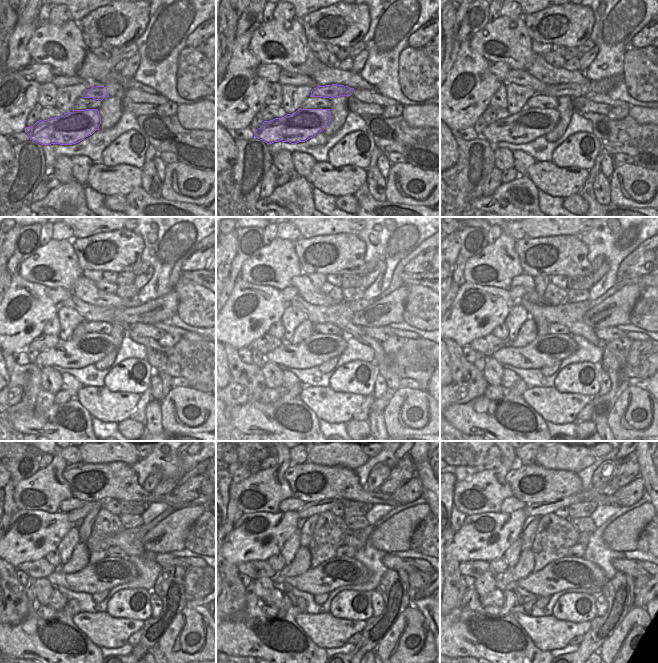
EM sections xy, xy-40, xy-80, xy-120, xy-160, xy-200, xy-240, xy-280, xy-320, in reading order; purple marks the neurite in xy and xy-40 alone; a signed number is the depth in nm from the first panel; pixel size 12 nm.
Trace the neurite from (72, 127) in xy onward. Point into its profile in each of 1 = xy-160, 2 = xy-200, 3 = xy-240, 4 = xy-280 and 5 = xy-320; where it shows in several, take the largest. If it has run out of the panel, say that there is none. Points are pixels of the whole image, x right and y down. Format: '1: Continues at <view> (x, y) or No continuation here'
1: Continues at xy-160 (318, 348)
2: Continues at xy-200 (546, 350)
3: Continues at xy-240 (109, 572)
4: Continues at xy-280 (336, 572)
5: Continues at xy-320 (565, 573)

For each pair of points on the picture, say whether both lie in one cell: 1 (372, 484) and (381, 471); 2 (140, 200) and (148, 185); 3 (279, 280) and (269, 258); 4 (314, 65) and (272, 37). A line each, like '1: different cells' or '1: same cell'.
1: same cell
2: different cells
3: same cell
4: same cell

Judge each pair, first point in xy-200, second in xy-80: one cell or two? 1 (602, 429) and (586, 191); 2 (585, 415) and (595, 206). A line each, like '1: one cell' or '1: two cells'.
1: two cells
2: one cell

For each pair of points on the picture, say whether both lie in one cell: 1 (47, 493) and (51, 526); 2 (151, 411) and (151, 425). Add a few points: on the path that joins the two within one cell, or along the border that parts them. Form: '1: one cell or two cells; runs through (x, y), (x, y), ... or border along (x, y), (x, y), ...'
1: two cells; border along (26, 509), (41, 509), (48, 512), (59, 511)
2: one cell; runs through (151, 414), (151, 422)

